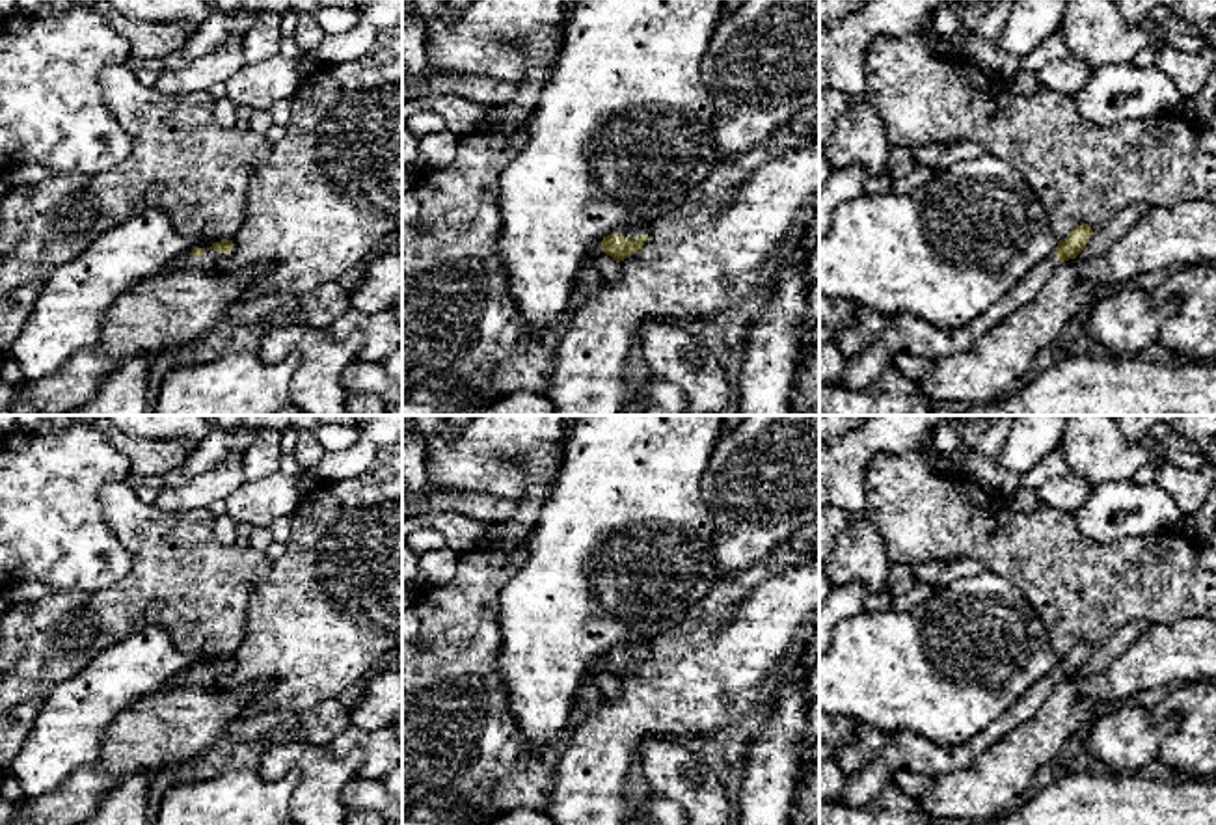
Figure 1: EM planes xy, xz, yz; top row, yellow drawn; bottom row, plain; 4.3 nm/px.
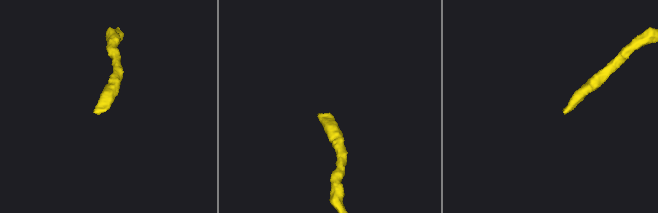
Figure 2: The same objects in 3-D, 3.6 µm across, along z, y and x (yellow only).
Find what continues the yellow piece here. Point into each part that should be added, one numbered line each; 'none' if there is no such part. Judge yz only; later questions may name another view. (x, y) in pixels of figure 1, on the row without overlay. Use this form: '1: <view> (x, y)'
1: yz (904, 749)

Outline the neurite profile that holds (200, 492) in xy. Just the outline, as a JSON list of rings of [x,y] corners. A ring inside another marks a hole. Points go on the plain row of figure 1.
[[[231,451],[227,458],[209,473],[182,486],[166,486],[158,492],[155,505],[166,512],[209,508],[214,501],[225,501],[244,480],[244,453]]]

